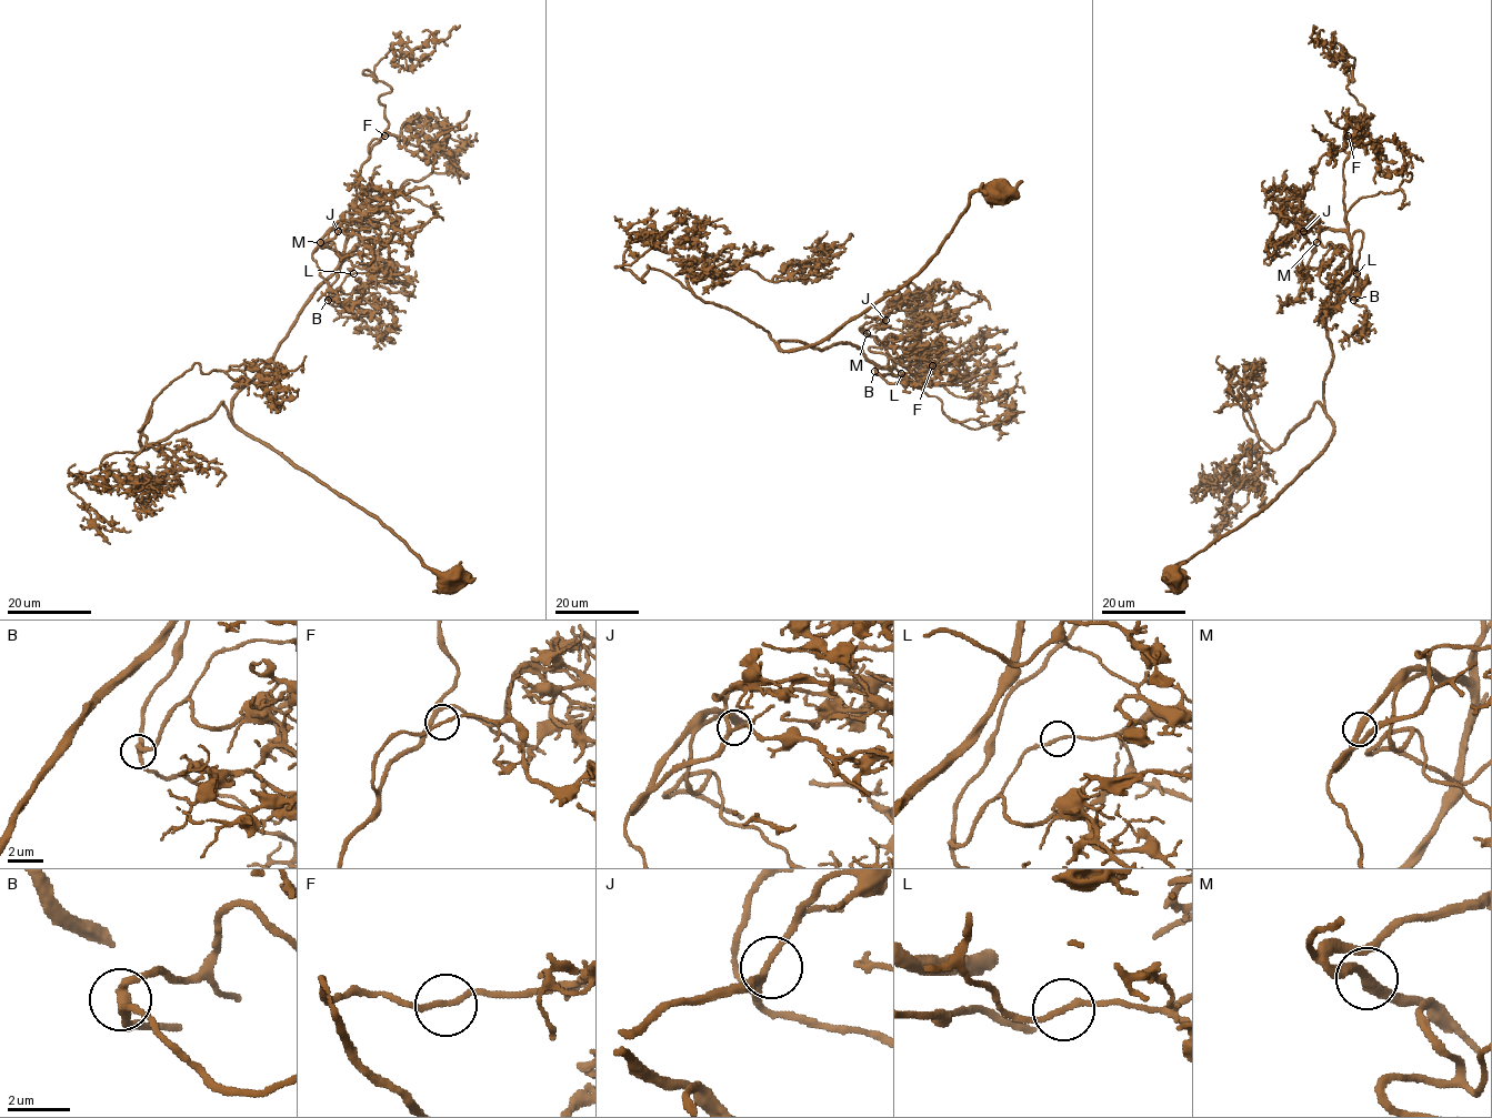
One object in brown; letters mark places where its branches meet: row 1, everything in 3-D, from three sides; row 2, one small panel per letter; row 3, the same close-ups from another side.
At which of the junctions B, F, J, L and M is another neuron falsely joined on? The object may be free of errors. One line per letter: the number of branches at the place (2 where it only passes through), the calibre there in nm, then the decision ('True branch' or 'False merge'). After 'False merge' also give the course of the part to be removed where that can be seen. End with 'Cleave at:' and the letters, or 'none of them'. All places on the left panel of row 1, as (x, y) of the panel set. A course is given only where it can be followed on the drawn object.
B: Branches: 3. Thickness 280 nm. True branch
F: Branches: 2. Thickness 160 nm. True branch
J: Branches: 3. Thickness 200 nm. True branch
L: Branches: 2. Thickness 160 nm. True branch
M: Branches: 2. Thickness 280 nm. True branch
Cleave at: none of them

